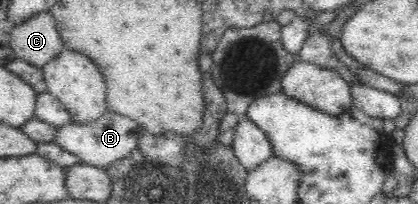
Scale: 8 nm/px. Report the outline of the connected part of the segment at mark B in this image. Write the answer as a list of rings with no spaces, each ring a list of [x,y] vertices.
[[[109,112],[88,124],[69,122],[59,126],[55,131],[53,142],[77,156],[79,163],[103,168],[129,155],[133,149],[137,148],[137,131],[140,129],[141,127],[133,121],[133,118]]]

